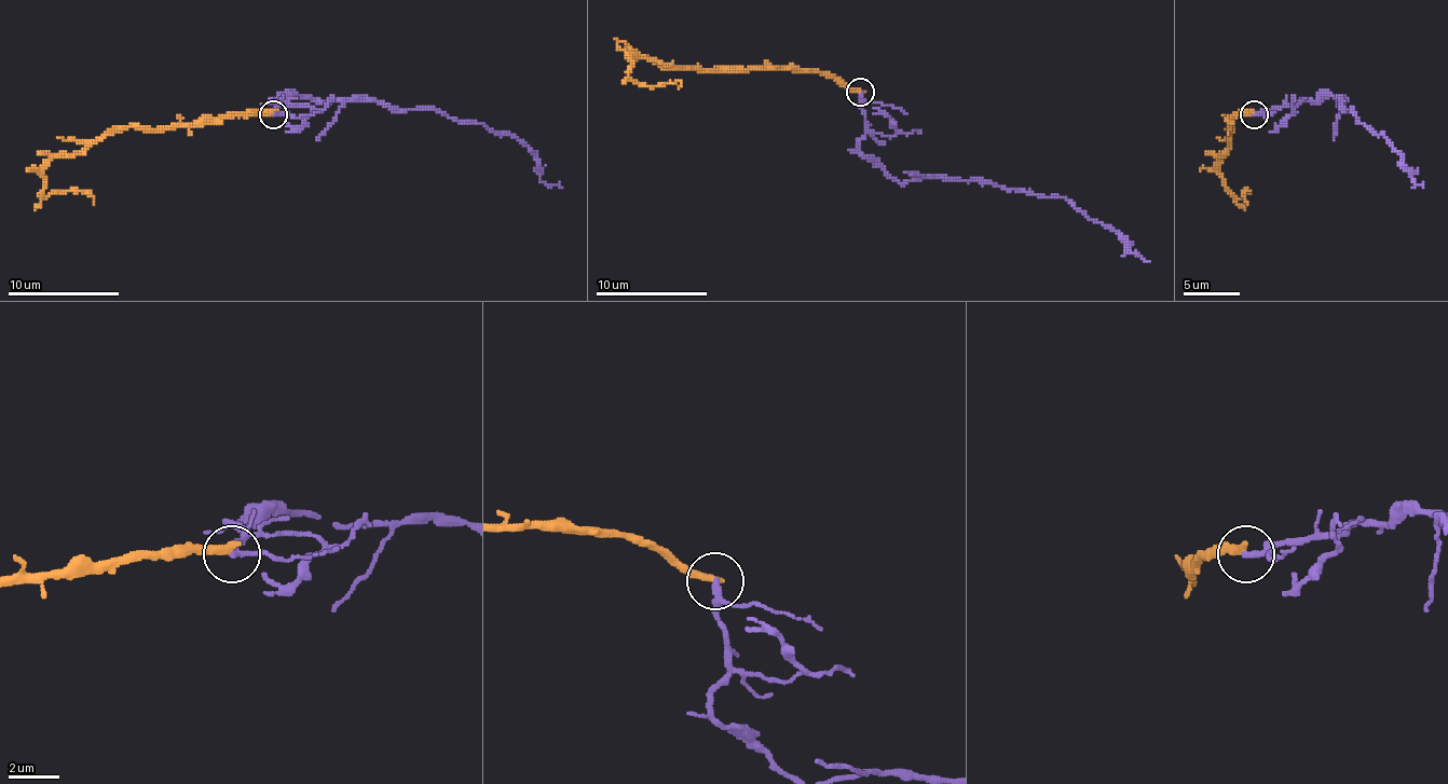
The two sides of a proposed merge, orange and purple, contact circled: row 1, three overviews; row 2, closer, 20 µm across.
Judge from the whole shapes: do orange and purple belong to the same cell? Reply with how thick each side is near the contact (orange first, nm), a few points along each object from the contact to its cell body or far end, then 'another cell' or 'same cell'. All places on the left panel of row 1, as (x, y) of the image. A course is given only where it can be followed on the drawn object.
320 nm thick on the orange side, 200 nm on the other; orange runs (272, 115), (154, 128), (113, 126), (80, 151), (54, 156), (43, 176), (40, 196), (85, 190), (93, 204); purple runs (272, 115), (277, 107), (272, 101), (311, 95), (437, 109), (520, 140), (531, 151), (540, 179), (562, 188); another cell

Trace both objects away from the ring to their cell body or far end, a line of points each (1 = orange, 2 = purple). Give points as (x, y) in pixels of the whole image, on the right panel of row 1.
1: (1253, 115), (1233, 118), (1230, 146), (1219, 156), (1219, 176), (1237, 196), (1247, 190), (1242, 196), (1247, 204)
2: (1253, 115), (1342, 95), (1339, 101), (1344, 109), (1381, 135), (1398, 151), (1411, 179), (1423, 188)

